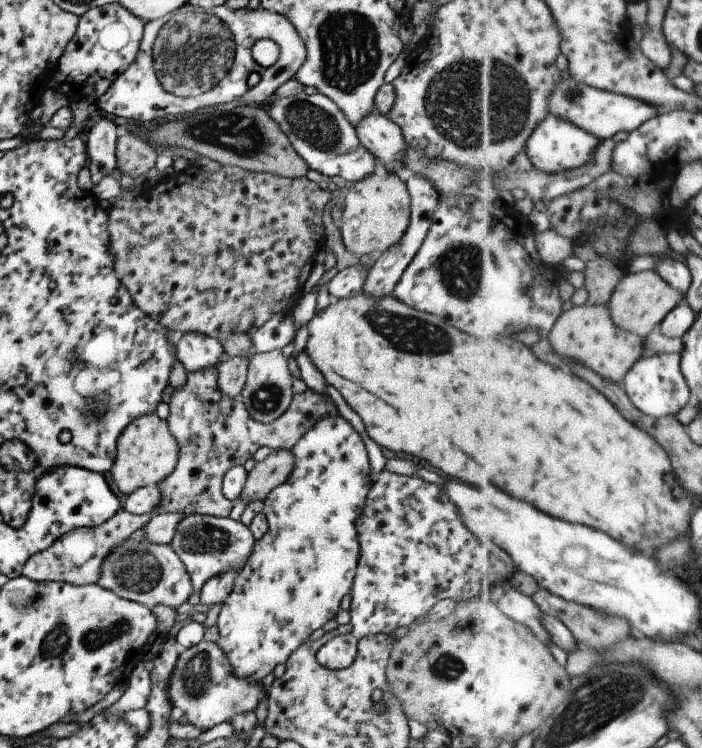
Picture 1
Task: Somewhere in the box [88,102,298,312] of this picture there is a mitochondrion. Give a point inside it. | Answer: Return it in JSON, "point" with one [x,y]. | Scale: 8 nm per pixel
{"point":[238,135]}

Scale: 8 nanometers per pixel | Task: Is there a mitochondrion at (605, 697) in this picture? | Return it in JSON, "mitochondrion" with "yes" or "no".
{"mitochondrion":"yes"}

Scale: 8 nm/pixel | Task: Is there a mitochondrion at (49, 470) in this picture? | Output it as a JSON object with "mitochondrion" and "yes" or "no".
{"mitochondrion":"no"}

